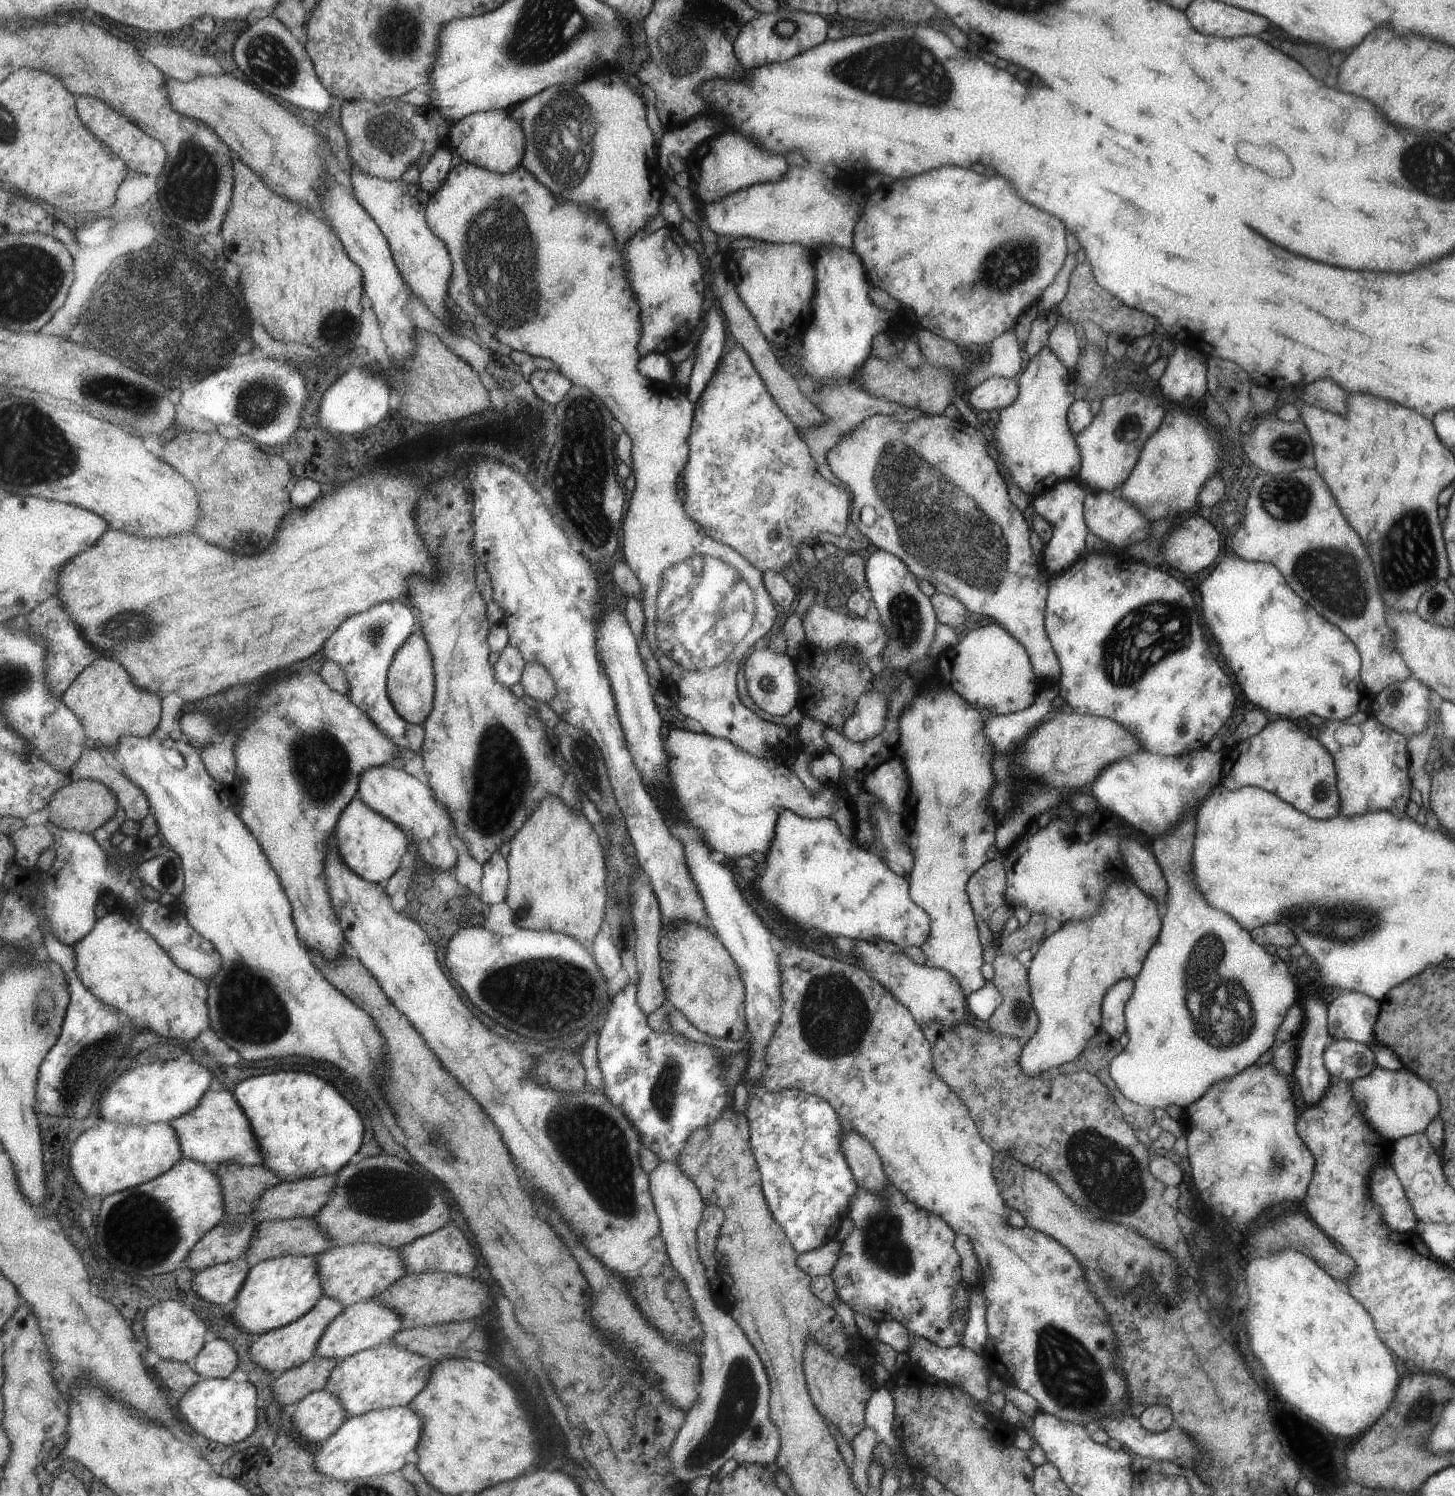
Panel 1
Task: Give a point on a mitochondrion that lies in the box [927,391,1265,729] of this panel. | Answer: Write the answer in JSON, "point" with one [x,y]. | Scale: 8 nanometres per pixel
{"point":[1156,639]}

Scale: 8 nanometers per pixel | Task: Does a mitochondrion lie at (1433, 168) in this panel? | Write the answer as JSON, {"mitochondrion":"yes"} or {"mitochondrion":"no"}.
{"mitochondrion":"yes"}

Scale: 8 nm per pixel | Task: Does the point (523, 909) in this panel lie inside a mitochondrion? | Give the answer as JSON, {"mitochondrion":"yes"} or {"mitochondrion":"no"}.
{"mitochondrion":"yes"}

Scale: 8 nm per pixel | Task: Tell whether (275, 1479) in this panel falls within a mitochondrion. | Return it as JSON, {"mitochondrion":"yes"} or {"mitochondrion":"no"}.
{"mitochondrion":"no"}

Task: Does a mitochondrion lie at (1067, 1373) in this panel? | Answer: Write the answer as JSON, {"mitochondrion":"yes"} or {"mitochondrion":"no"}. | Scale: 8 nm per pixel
{"mitochondrion":"yes"}

